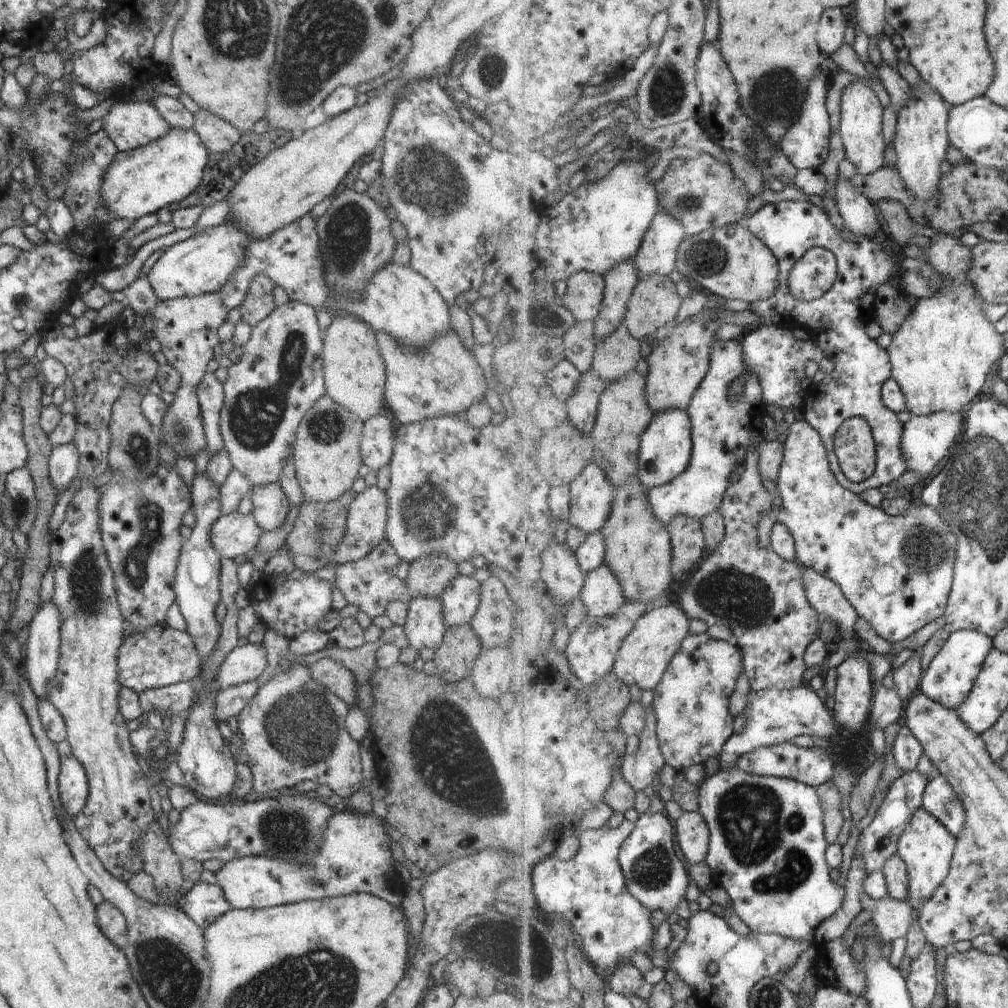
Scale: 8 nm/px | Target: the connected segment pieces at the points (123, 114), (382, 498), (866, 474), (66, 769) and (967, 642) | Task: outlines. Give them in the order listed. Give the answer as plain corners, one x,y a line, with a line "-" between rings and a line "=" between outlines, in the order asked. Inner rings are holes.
115,101
103,121
103,131
119,152
156,142
170,130
170,124
148,101
=
377,485
366,487
361,493
354,497
354,502
348,508
346,521
346,534
342,544
335,550
338,565
346,564
360,558
364,558
370,550
378,546
386,539
386,523
388,522
388,496
382,488
=
854,417
844,422
836,436
836,454
844,474
852,482
873,478
877,471
878,443
866,418
=
71,754
61,757
58,776
59,798
66,812
74,818
86,806
89,794
88,778
84,766
=
961,630
951,633
925,672
920,692
930,696
932,700
944,704
950,710
959,711
970,698
978,677
985,668
986,660
994,648
997,648
995,638
982,634
982,632

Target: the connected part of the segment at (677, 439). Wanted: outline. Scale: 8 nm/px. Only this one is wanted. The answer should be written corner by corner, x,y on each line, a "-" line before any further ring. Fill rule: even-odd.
672,408
658,412
654,416
654,422
642,436
639,478
652,489
670,484
690,468
693,454
693,420
689,410

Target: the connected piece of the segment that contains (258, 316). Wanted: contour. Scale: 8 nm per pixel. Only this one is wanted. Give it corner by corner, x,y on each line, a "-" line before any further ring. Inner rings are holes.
256,274
248,283
246,298
240,305
242,321
253,327
264,320
277,306
272,290
275,284
265,274

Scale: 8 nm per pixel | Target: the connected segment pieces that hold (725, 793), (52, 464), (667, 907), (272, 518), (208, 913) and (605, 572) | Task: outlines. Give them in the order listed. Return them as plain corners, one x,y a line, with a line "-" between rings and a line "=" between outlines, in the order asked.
739,769
720,770
715,775
707,778
700,786
700,808
698,808
698,811
706,818
706,822
710,825
711,830
710,854
707,861
716,873
716,876
719,877
720,884
728,890
730,908
747,924
753,934
774,933
815,944
816,930
820,928
822,922
828,920
828,918
832,918
838,910
845,907
847,897
847,886
840,886
834,882
832,874
830,874
832,867
827,861
830,842
826,838
826,812
822,808
822,798
818,794
817,787
810,786
799,780
778,778
778,776
760,776
=
73,442
52,446
49,458
50,482
58,495
66,488
70,488
72,480
78,474
79,454
74,448
=
648,811
640,815
636,830
622,846
620,864
626,873
628,888
642,904
650,910
661,910
664,914
676,914
678,907
687,899
688,886
692,884
691,874
686,870
684,858
676,848
676,826
666,813
=
279,483
254,486
249,498
253,504
251,514
263,531
278,530
286,522
290,504
=
198,882
185,888
182,895
182,910
201,928
214,924
232,906
224,898
218,885
=
604,563
587,575
580,596
589,611
588,616
616,616
626,606
625,588
610,564

